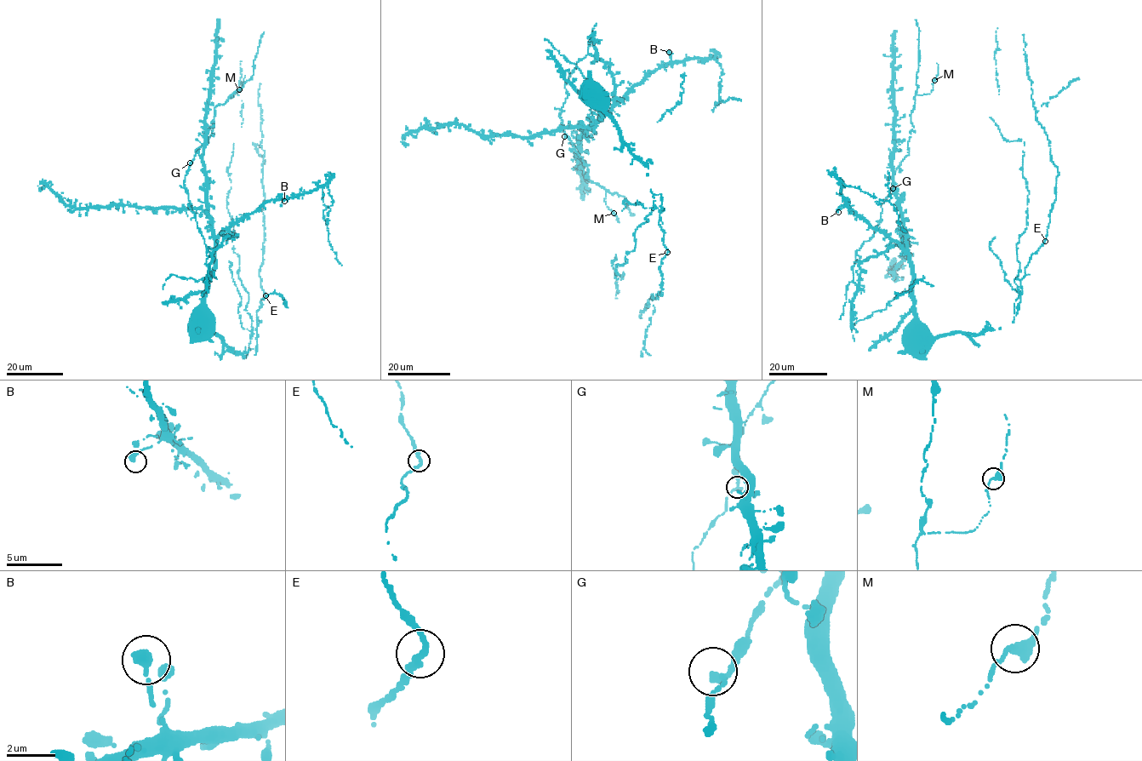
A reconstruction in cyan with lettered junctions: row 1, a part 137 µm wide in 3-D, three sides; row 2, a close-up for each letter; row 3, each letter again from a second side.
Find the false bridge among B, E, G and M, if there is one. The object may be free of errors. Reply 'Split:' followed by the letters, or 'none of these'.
Split: none of these

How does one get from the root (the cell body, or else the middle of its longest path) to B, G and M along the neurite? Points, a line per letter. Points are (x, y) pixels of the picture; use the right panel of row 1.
B: (912, 346), (906, 338), (914, 319), (911, 260), (851, 208), (839, 206), (838, 212)
G: (912, 346), (912, 263), (895, 242), (862, 261), (856, 294), (846, 299), (855, 252), (873, 237), (893, 188)
M: (912, 346), (912, 263), (897, 243), (859, 265), (851, 301), (846, 291), (909, 154), (914, 97), (934, 80)

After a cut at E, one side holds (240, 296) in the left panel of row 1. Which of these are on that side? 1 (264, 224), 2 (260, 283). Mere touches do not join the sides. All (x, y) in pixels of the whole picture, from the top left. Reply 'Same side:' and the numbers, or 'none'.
Same side: none

